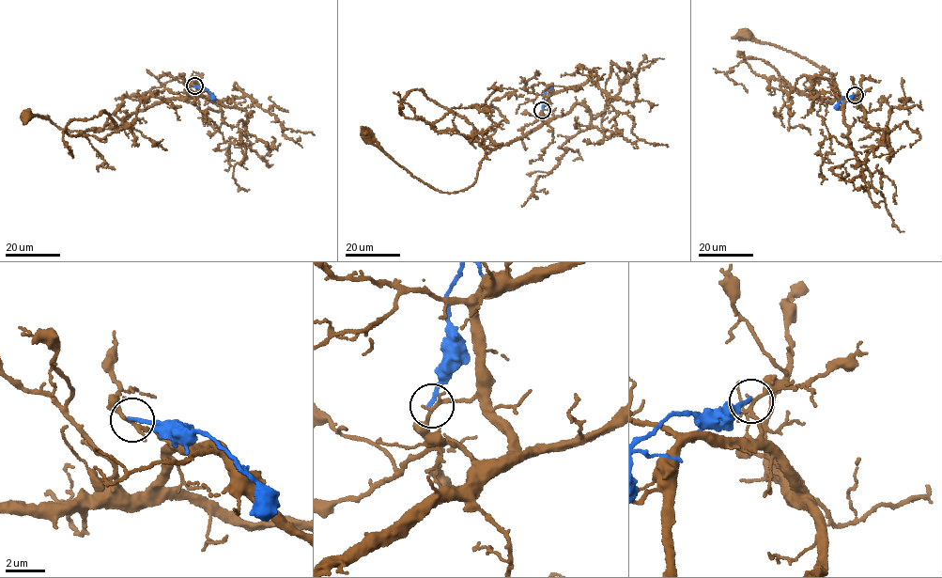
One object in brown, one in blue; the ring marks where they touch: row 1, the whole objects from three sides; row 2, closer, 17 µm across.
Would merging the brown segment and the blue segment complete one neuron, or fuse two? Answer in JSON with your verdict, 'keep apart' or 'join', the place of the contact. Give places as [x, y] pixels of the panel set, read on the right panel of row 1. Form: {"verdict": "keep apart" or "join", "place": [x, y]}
{"verdict": "keep apart", "place": [855, 95]}

